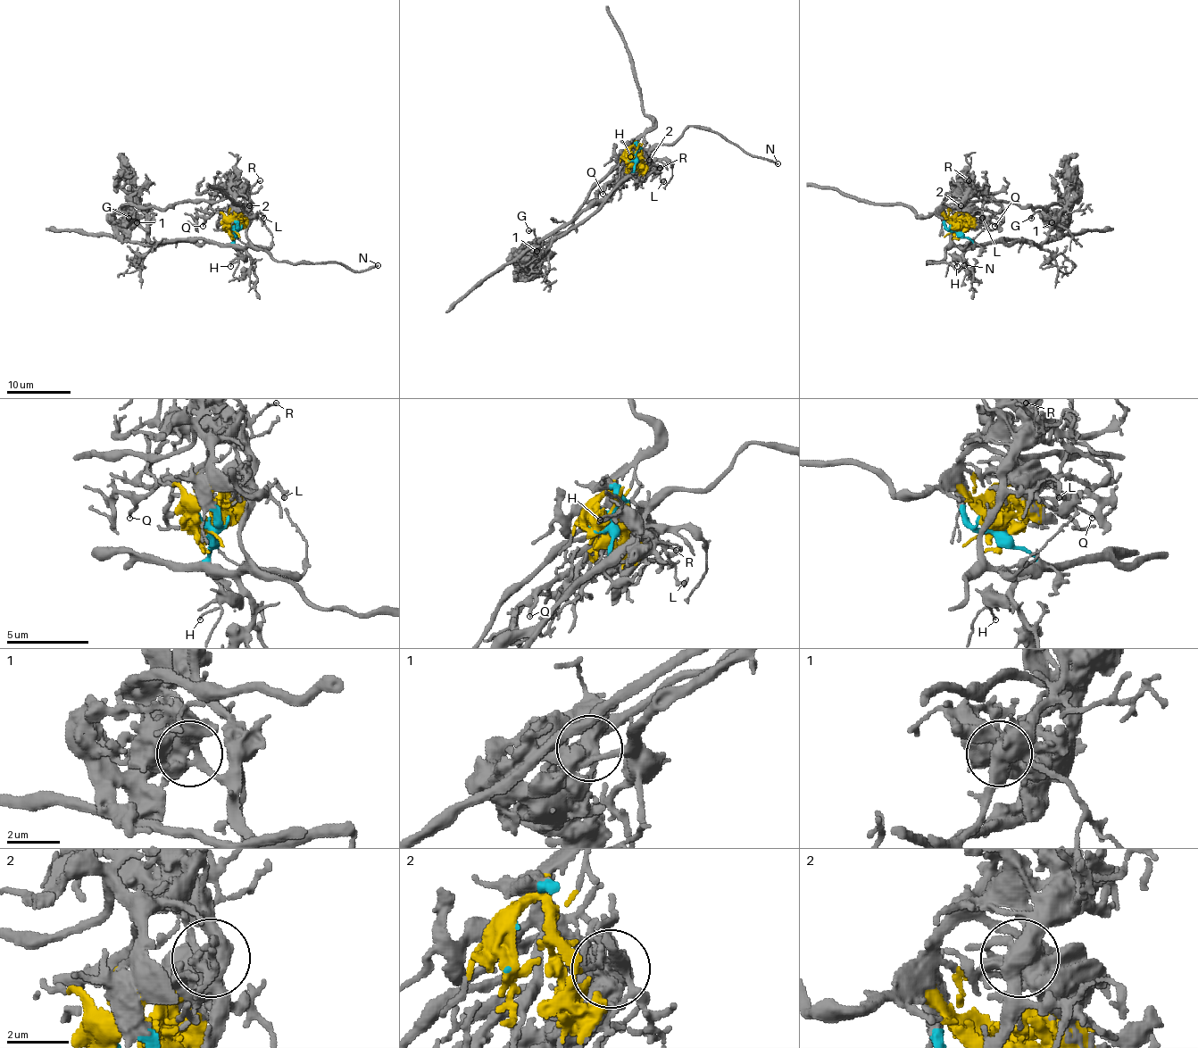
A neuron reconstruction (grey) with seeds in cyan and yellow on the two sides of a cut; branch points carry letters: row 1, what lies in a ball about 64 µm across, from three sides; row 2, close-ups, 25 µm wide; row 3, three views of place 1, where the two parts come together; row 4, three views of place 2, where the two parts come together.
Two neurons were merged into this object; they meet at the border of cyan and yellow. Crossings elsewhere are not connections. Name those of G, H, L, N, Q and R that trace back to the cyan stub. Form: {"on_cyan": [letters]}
{"on_cyan": ["G", "H", "L", "N", "R"]}

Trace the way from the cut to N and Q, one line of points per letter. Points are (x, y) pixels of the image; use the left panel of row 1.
N: (229, 228), (239, 246), (255, 246), (289, 262), (341, 262), (353, 271), (370, 270), (378, 264)
Q: (229, 228), (228, 210), (235, 203), (235, 198), (227, 208), (217, 210), (203, 226)

